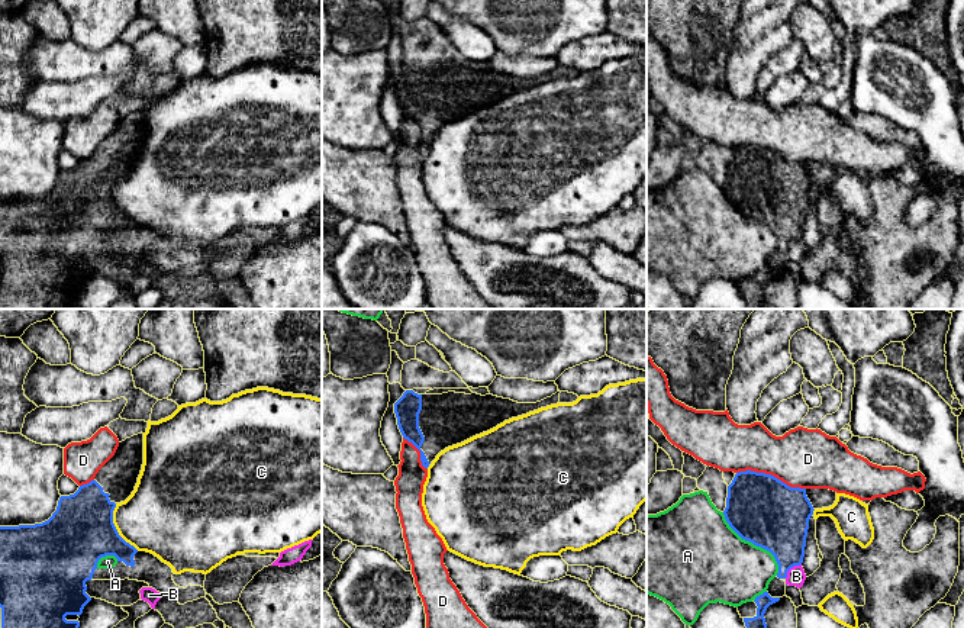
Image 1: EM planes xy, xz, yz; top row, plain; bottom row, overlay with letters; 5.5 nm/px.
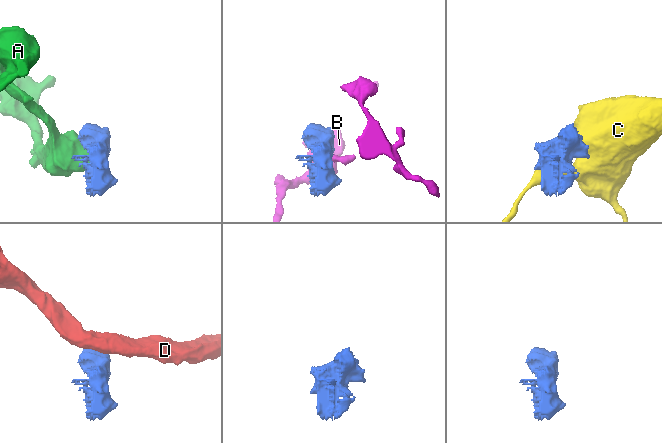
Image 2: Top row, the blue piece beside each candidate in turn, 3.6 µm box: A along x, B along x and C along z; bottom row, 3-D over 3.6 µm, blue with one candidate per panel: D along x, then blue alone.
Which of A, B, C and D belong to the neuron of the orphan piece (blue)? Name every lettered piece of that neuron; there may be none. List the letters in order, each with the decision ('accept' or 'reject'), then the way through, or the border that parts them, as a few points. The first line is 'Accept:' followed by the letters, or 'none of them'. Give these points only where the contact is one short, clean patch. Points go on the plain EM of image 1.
Accept: none of them
A: reject
B: reject; border along yz (800, 238), (795, 240), (784, 253)
C: reject
D: reject; border along yz (737, 147), (755, 145), (770, 148), (790, 161), (805, 164)

